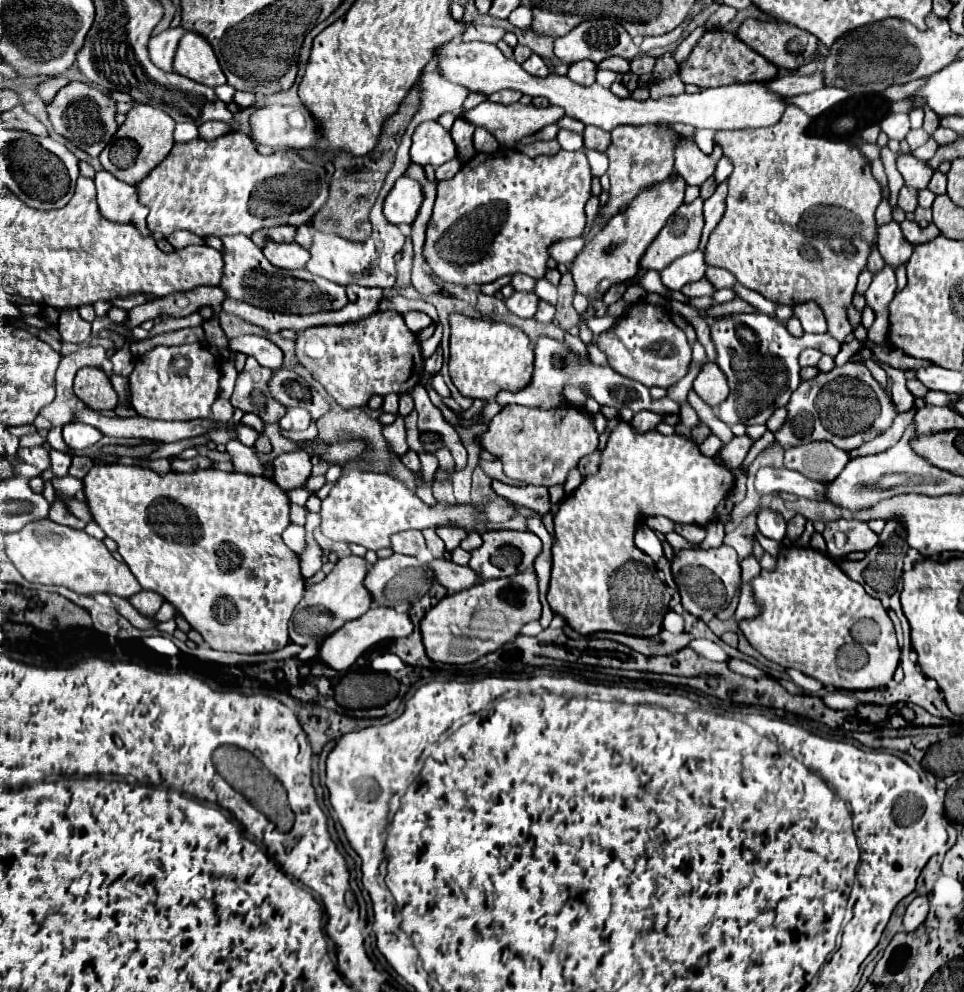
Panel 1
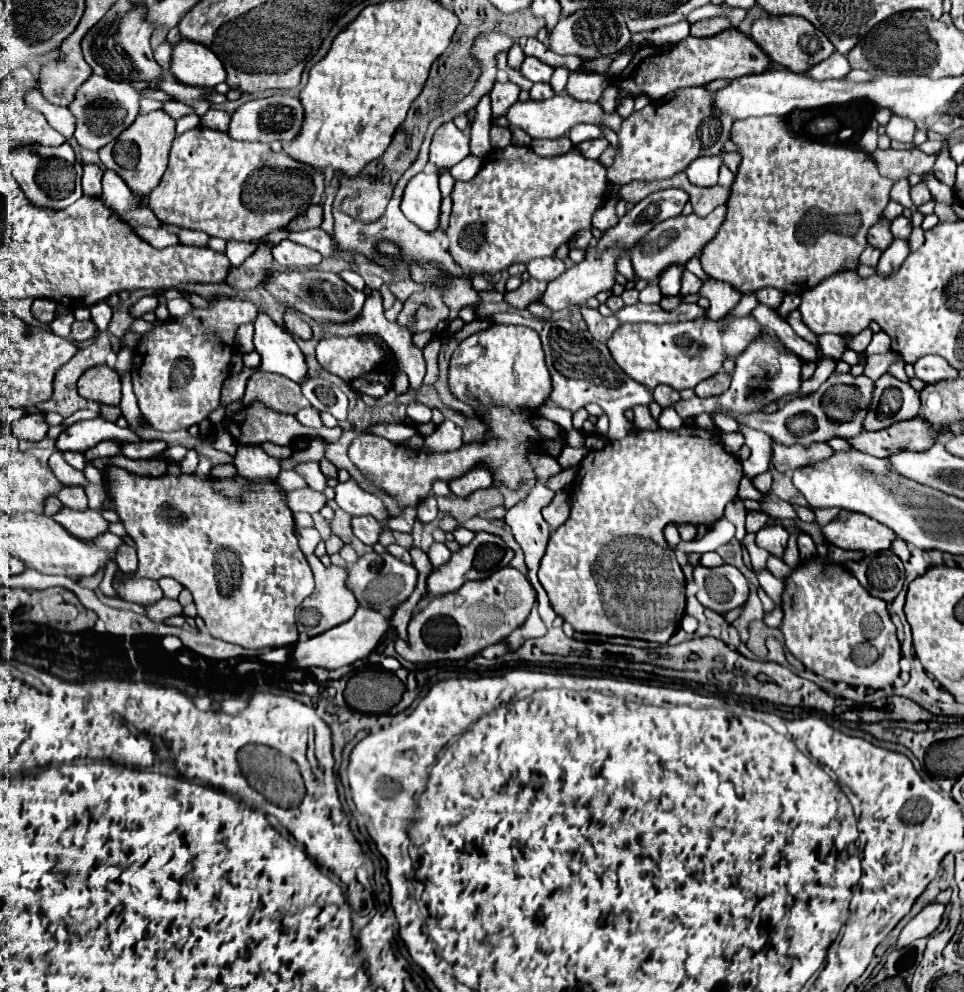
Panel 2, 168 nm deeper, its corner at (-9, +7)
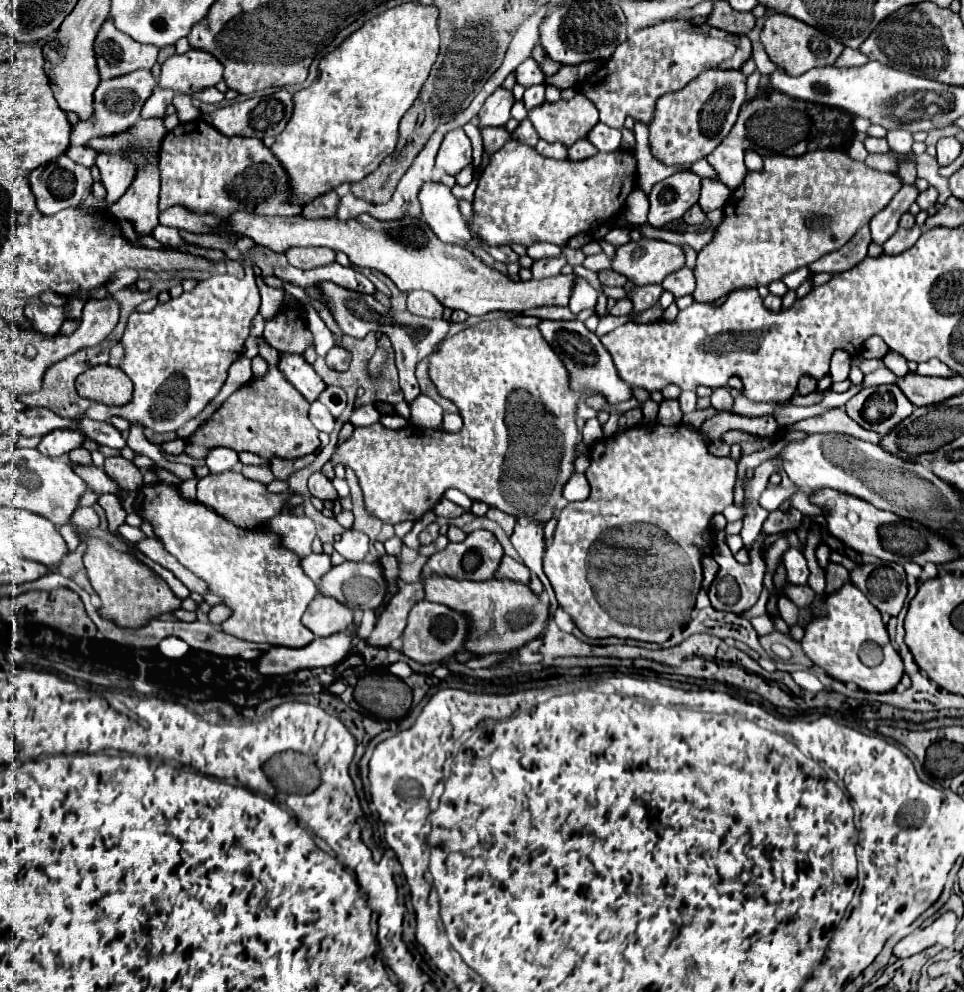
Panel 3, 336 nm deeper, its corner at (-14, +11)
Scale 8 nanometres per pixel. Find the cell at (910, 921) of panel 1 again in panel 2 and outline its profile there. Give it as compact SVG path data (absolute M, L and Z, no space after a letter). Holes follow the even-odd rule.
M929 902L927 906L923 906L923 910L921 910L917 916L913 916L913 918L909 920L909 924L903 928L903 932L901 932L899 940L897 940L897 948L905 948L905 946L909 946L913 940L933 934L935 928L937 928L939 922L941 922L943 910L945 910L945 906L939 904L939 902Z

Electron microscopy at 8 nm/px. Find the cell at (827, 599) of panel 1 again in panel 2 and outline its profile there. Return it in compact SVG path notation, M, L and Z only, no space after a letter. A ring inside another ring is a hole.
M819 558L805 560L785 578L781 608L785 616L779 630L785 638L785 648L815 674L831 682L871 688L885 688L897 680L901 642L897 640L897 630L891 622L891 614L887 612L887 602L873 598L841 564L823 564Z

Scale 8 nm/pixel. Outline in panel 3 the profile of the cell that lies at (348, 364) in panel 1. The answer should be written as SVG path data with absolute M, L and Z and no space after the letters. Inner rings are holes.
M334 346L326 356L326 364L332 370L344 372L344 370L348 370L348 364L350 364L350 352L346 352L342 346Z

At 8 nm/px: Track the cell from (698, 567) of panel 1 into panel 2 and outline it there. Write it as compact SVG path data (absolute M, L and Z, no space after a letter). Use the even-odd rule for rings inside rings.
M699 564L693 568L693 578L699 586L697 600L719 614L743 606L749 596L745 576L731 564L721 564L717 568L705 568Z

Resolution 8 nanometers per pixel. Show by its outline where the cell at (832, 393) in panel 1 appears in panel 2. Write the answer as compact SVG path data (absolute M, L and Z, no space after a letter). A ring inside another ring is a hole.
M833 372L821 386L819 390L807 394L807 396L799 396L793 398L791 402L787 402L781 410L777 410L775 414L763 414L763 416L747 416L747 426L761 430L765 434L769 434L775 442L791 446L791 444L803 444L803 446L811 446L813 442L827 442L831 438L853 438L865 432L863 422L867 418L871 400L873 400L873 390L875 390L875 382L871 378L867 378L865 374L853 376L851 372ZM797 414L811 414L817 420L817 428L813 432L809 432L807 436L795 436L791 434L791 430L787 428L787 420L791 416Z

